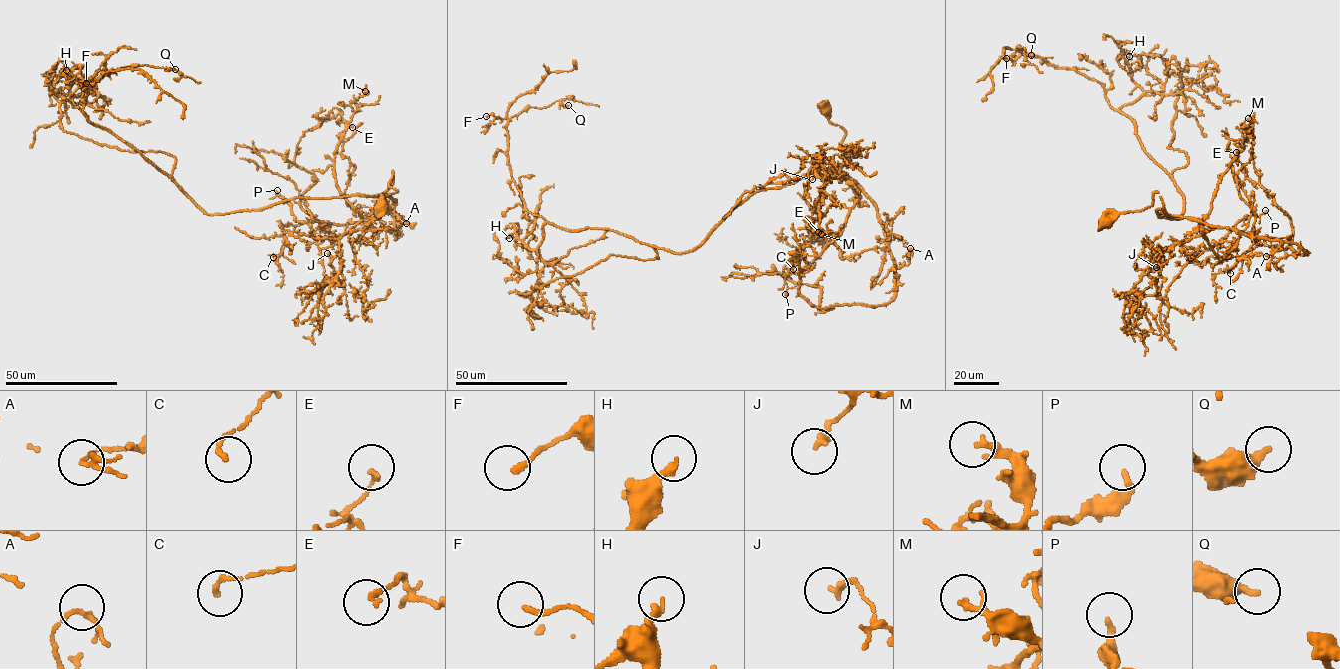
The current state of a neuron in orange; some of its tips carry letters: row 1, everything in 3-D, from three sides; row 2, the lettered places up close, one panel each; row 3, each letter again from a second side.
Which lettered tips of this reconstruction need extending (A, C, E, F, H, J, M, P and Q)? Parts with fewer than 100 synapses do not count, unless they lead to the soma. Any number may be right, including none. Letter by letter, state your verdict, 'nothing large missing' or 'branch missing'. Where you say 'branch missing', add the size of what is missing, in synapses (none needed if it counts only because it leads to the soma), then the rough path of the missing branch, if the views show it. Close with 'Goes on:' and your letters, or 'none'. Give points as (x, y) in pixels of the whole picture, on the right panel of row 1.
A: nothing large missing
C: nothing large missing
E: nothing large missing
F: nothing large missing
H: nothing large missing
J: nothing large missing
M: nothing large missing
P: nothing large missing
Q: nothing large missing
Goes on: none

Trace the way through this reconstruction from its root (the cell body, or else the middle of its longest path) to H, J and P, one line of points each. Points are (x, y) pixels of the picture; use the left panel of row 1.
H: (384, 207), (397, 191), (392, 171), (379, 195), (207, 213), (138, 150), (88, 121), (66, 70)
J: (384, 207), (397, 191), (392, 171), (374, 218), (344, 232), (335, 257), (327, 253)
P: (384, 207), (392, 171), (382, 205), (343, 235), (296, 221), (277, 190)

